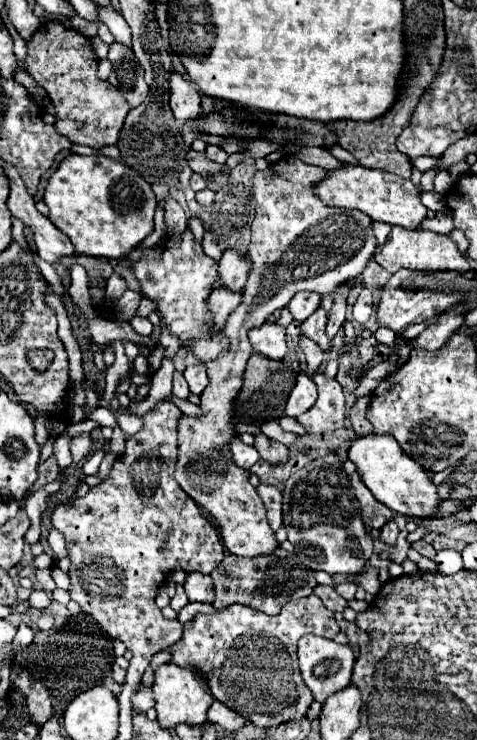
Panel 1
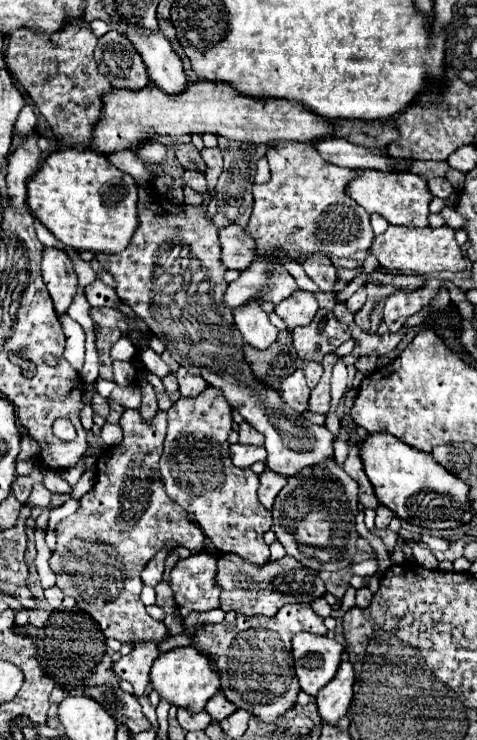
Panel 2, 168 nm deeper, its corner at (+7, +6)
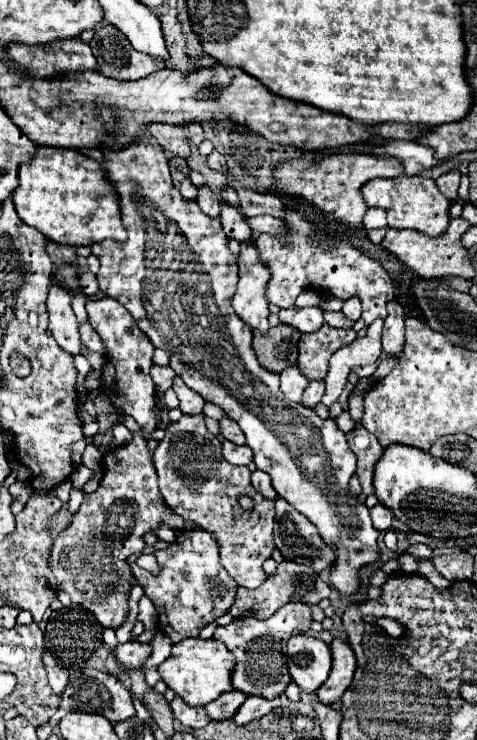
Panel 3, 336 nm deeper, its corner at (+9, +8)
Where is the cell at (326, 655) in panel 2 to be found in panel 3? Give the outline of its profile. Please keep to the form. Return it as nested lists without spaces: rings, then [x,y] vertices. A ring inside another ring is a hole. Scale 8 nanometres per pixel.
[[[298,634],[288,640],[288,670],[304,692],[316,692],[330,674],[330,646],[318,638]]]

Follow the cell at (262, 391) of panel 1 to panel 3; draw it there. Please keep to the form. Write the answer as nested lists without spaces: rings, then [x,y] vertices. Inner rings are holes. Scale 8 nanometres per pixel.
[[[278,324],[276,328],[270,328],[268,334],[254,332],[252,348],[258,356],[258,362],[270,370],[280,374],[288,366],[296,364],[298,358],[298,338],[300,332],[292,326]]]

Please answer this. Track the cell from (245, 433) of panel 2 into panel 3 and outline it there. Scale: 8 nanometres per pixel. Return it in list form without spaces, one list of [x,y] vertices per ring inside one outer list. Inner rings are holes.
[[[222,418],[220,420],[220,430],[222,430],[222,436],[226,438],[226,440],[230,440],[230,442],[234,442],[234,444],[246,444],[246,436],[242,434],[242,430],[240,430],[240,426],[234,422],[234,420],[230,420],[230,418]]]

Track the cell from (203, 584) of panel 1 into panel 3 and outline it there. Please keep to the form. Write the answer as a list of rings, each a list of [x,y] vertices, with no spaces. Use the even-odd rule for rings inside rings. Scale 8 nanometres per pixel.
[[[202,528],[182,532],[178,534],[176,544],[168,550],[156,550],[154,554],[160,564],[160,574],[152,576],[138,566],[134,566],[134,574],[158,610],[158,630],[168,634],[174,644],[188,636],[198,636],[206,624],[226,614],[232,606],[236,582],[220,564],[218,544],[210,532]]]

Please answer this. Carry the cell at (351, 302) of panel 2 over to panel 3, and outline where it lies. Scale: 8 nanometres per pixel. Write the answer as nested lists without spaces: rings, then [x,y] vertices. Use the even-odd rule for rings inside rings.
[[[356,296],[346,298],[346,302],[342,304],[342,312],[344,312],[348,318],[358,320],[358,318],[360,318],[360,314],[362,314],[362,302],[360,302]]]

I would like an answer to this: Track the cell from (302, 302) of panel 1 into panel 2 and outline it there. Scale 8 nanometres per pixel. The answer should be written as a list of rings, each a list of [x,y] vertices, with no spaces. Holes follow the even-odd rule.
[[[298,290],[294,296],[284,300],[282,304],[278,304],[274,312],[292,330],[292,328],[298,328],[298,326],[308,326],[312,322],[312,316],[318,312],[318,302],[316,302],[314,294]]]

